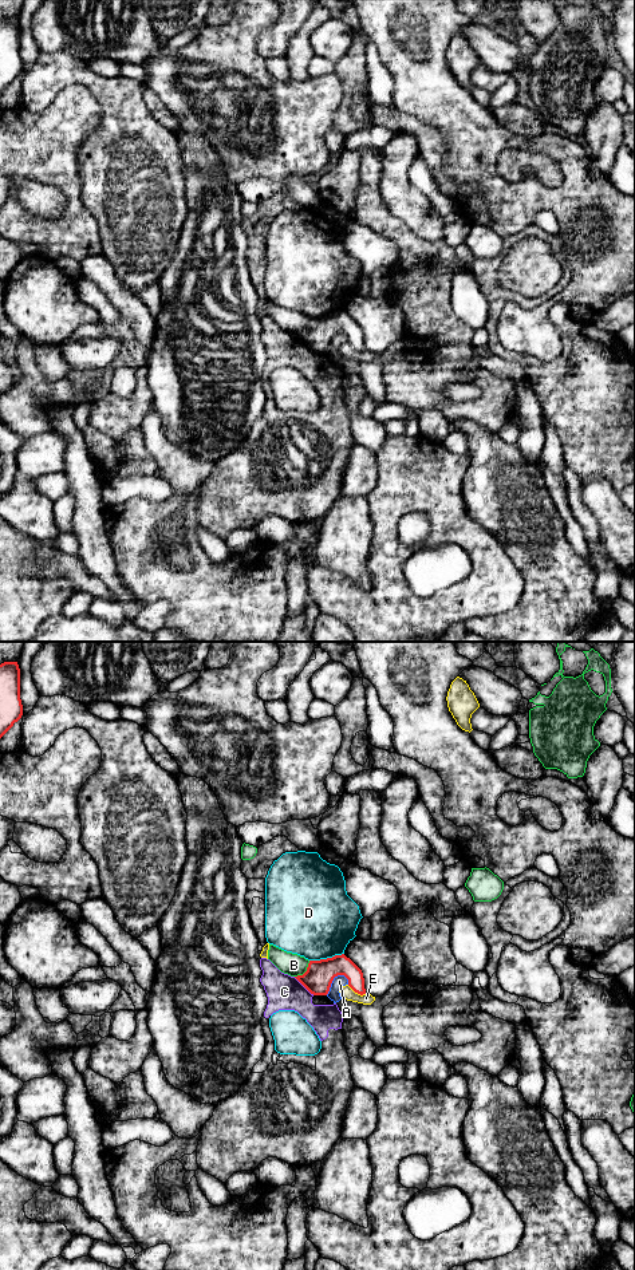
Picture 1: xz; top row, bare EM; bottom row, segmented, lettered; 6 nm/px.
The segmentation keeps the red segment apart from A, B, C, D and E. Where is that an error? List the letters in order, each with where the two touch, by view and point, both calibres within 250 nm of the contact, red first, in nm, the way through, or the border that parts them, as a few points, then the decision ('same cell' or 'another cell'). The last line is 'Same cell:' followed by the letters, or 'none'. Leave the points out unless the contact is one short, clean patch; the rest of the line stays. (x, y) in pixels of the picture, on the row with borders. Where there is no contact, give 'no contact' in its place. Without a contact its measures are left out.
A: contact xz (332, 979); calibres 170 and 70 nm; border xz (348, 979), (343, 975), (336, 975), (326, 994); another cell
B: contact xz (306, 971); calibres 170 and 140 nm; another cell
C: contact xz (304, 986); calibres 170 and 200 nm; border xz (294, 977), (314, 994); another cell
D: contact xz (327, 958); calibres 170 and 480 nm; another cell
E: contact xz (357, 992); calibres 170 and 80 nm; another cell
Same cell: none

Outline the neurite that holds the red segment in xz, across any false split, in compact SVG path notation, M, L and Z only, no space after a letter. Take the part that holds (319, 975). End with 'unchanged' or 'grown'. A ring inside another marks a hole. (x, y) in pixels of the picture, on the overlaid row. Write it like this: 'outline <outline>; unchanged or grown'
outline M344 954L309 961L307 971L295 977L311 994L327 995L335 977L344 975L348 986L358 994L366 994L362 970Z; unchanged

